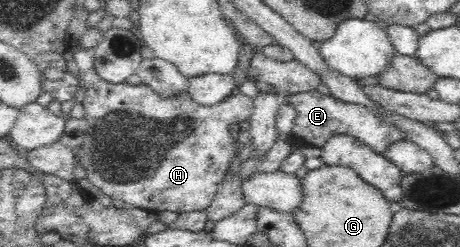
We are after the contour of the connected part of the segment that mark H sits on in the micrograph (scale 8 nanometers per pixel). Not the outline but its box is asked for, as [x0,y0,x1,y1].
[76,79,253,214]

